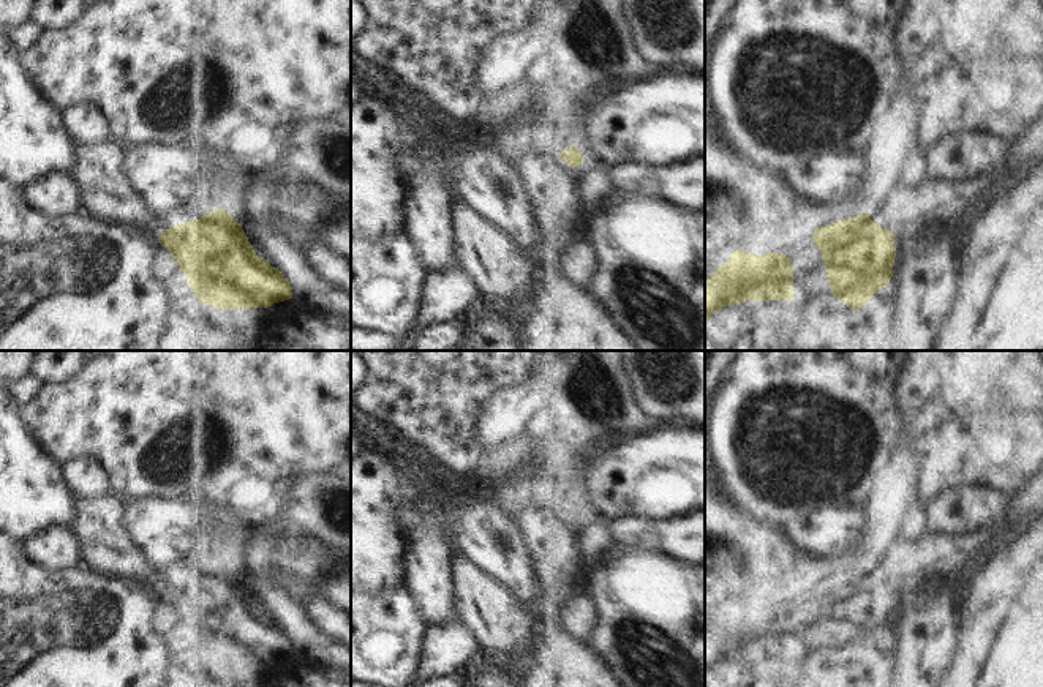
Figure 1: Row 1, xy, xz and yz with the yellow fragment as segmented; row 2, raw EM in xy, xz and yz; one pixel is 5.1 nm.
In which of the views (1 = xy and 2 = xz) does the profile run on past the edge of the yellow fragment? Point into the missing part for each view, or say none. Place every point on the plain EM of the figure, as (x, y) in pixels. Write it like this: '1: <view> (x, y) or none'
1: xy (198, 567)
2: xz (561, 575)

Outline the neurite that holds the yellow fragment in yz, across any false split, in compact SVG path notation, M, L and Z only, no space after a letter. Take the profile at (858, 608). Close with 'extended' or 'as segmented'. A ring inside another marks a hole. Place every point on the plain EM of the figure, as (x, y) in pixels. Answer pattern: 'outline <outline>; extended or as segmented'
outline M1022 494L1007 496L1005 512L992 524L955 535L931 534L906 537L891 529L864 567L814 583L814 597L820 603L833 649L853 666L869 657L891 633L896 611L894 591L910 583L932 581L939 576L958 581L964 573L981 565L1015 539L1026 534L1043 516L1043 501L1022 509Z; extended

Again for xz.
outline M575 499L522 526L534 561L537 588L526 603L537 625L561 622L569 603L588 594L588 569L578 556L578 520L585 515Z; extended

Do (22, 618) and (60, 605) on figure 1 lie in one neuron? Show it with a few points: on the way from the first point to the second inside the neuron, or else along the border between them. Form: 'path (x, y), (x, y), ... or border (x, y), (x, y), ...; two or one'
path (32, 618), (48, 618), (51, 615); one

